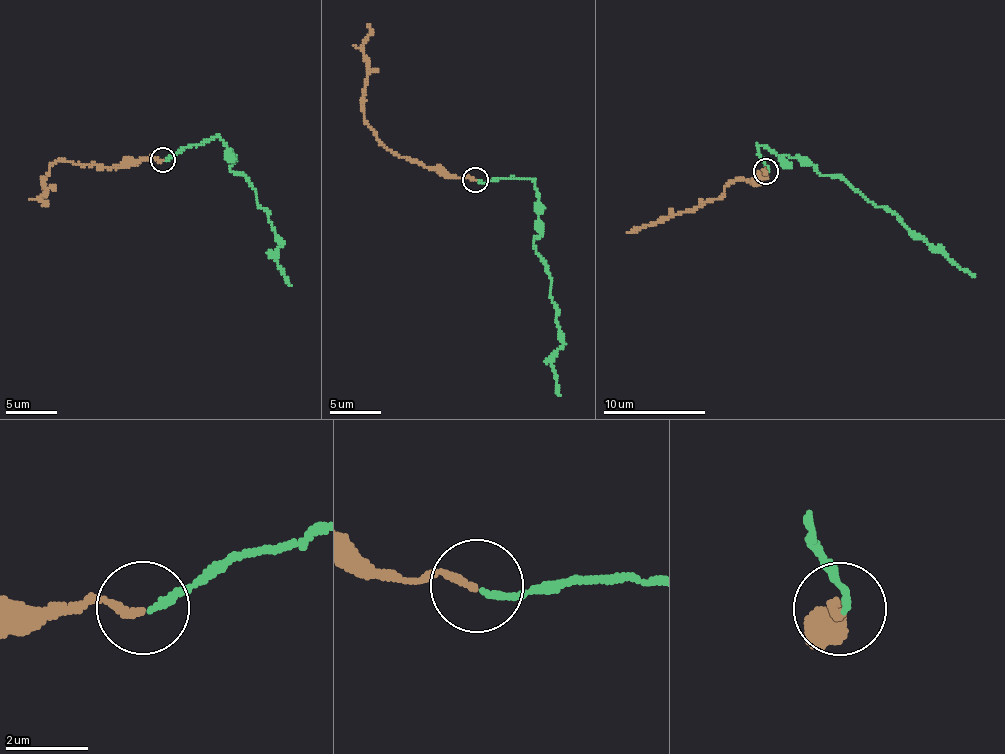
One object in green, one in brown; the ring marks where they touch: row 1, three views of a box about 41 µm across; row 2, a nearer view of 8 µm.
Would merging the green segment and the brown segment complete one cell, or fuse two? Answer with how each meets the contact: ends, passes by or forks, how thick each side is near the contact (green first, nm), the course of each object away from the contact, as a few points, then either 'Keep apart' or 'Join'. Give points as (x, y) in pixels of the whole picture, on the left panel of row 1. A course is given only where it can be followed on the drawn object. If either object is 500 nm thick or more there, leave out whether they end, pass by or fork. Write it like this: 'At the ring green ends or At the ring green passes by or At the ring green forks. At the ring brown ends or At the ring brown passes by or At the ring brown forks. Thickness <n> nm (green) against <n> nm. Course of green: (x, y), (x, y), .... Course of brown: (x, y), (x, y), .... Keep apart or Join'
At the ring green ends. At the ring brown ends. Thickness 160 nm (green) against 180 nm. Course of green: (163, 160), (219, 137), (234, 163), (230, 171), (246, 178), (267, 211), (282, 241), (274, 260), (291, 285). Course of brown: (163, 160), (140, 158), (118, 167), (59, 161), (46, 178), (47, 188), (39, 199), (45, 206), (42, 205). Join

